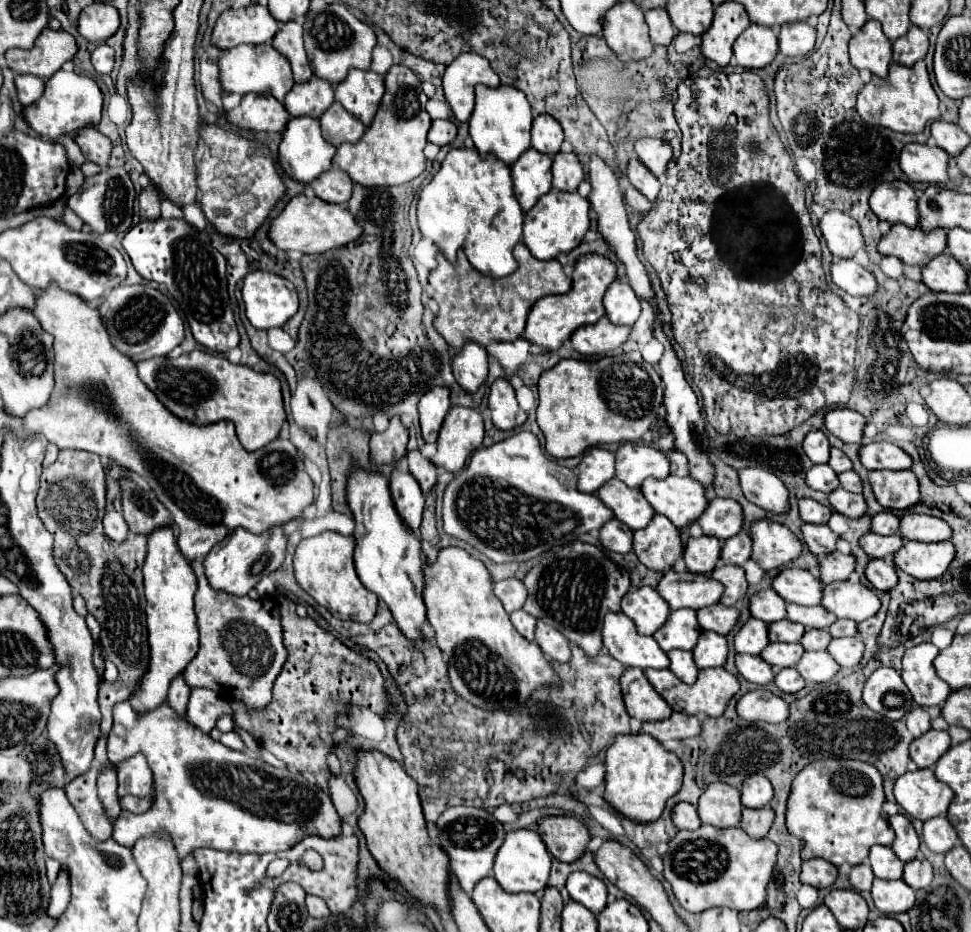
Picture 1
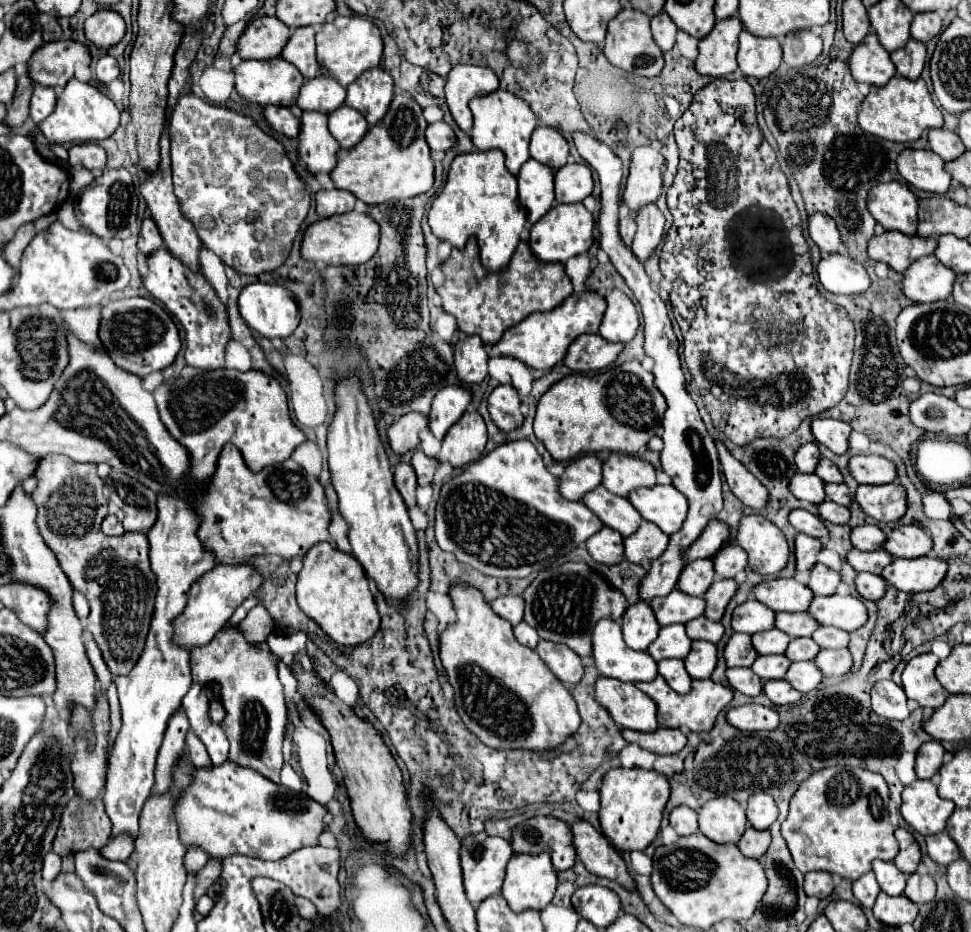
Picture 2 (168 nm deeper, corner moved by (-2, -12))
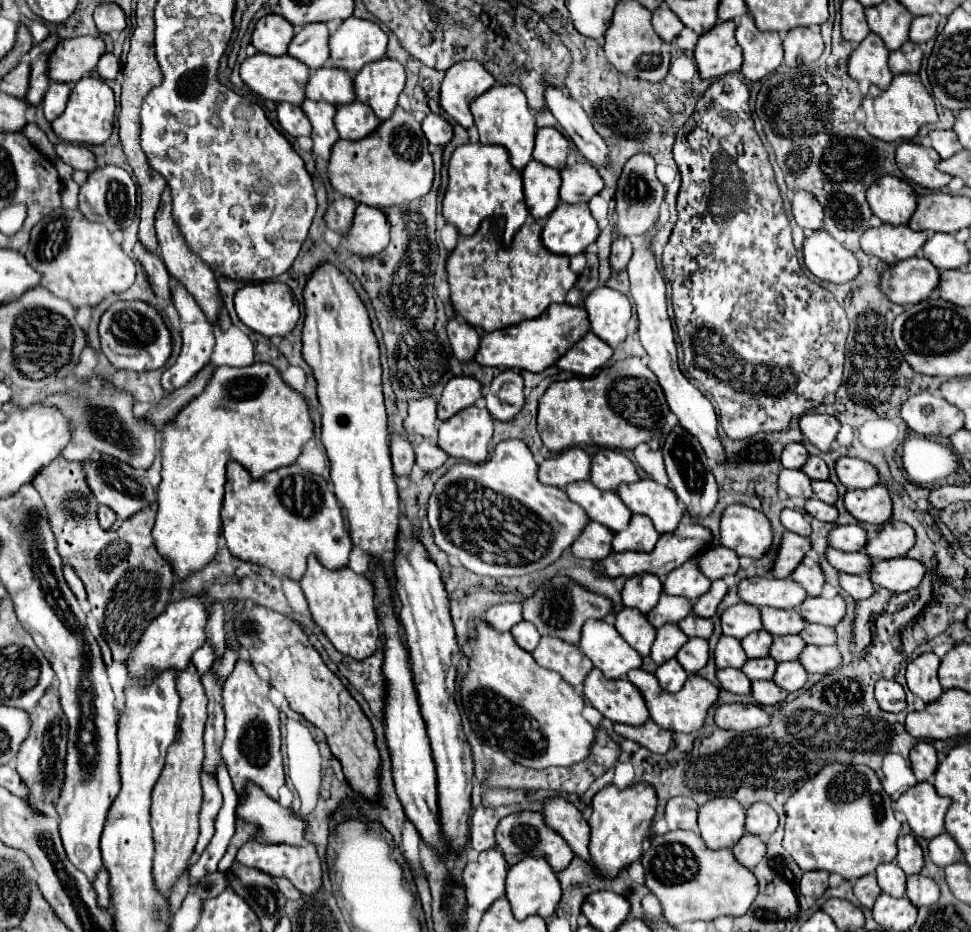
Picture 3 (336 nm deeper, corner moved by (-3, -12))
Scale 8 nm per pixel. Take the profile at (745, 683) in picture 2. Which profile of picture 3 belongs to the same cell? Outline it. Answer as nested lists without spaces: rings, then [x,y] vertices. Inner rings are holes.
[[[738,668],[718,670],[716,676],[718,676],[722,688],[728,690],[728,692],[734,692],[734,694],[750,694],[752,692],[750,678],[742,670],[738,670]]]

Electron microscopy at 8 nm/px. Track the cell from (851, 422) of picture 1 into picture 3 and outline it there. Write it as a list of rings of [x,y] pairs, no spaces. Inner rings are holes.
[[[808,412],[800,418],[800,430],[818,450],[830,452],[832,442],[836,440],[836,436],[840,432],[840,422],[828,414]]]

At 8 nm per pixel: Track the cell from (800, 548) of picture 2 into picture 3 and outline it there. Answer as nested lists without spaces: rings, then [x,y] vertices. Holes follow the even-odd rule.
[[[786,532],[782,538],[782,544],[780,544],[780,554],[774,564],[774,576],[776,578],[790,578],[810,548],[812,548],[812,544],[808,538]]]

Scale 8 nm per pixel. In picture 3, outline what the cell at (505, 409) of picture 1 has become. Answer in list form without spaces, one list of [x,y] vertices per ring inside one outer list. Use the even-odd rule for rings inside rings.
[[[504,370],[502,374],[498,374],[486,394],[486,402],[488,402],[488,412],[496,418],[496,420],[512,420],[524,404],[524,394],[522,394],[522,376],[512,372],[512,370]]]

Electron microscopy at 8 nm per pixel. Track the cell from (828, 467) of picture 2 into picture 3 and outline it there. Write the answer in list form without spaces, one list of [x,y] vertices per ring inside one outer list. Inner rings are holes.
[[[810,456],[806,466],[802,468],[812,480],[828,480],[830,478],[830,470],[826,466],[826,462],[820,456]]]

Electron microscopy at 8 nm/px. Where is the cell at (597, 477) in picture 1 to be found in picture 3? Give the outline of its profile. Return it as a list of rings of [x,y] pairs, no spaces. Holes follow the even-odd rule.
[[[570,448],[550,460],[544,460],[538,470],[538,478],[546,486],[566,488],[572,482],[588,480],[592,458],[582,448]]]

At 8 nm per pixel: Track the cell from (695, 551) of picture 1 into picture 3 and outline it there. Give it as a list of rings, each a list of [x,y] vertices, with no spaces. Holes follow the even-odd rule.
[[[688,560],[668,574],[664,580],[664,592],[696,600],[708,592],[710,584],[712,582],[700,572],[696,560]]]

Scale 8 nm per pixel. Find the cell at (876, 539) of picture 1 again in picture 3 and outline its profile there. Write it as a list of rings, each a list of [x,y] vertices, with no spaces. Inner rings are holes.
[[[828,548],[826,558],[838,572],[856,574],[856,576],[868,576],[874,566],[872,558],[866,552],[842,552],[836,548]]]

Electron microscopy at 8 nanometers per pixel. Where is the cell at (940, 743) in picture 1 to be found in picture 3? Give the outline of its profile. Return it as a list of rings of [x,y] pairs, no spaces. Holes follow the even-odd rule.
[[[920,740],[912,750],[910,750],[910,762],[912,762],[912,770],[918,782],[930,780],[930,776],[936,772],[938,766],[938,758],[936,758],[936,750],[932,744]]]

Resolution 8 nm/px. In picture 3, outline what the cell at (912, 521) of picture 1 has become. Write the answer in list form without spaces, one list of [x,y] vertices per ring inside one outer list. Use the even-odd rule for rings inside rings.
[[[886,522],[878,538],[868,540],[866,552],[874,560],[890,560],[906,556],[906,552],[916,544],[916,532],[906,522]]]

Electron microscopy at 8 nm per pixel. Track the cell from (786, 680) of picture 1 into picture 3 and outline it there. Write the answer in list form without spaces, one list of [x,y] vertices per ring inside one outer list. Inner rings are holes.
[[[756,680],[752,682],[752,696],[756,698],[758,704],[766,706],[766,704],[780,704],[786,700],[788,692],[780,686],[776,686],[772,680],[768,682],[762,682],[762,680]]]

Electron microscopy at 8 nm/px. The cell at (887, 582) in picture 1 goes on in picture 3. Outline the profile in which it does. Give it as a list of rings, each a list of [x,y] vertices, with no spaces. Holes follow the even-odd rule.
[[[840,574],[840,586],[854,598],[854,600],[866,600],[874,594],[874,584],[868,576],[850,576]]]

